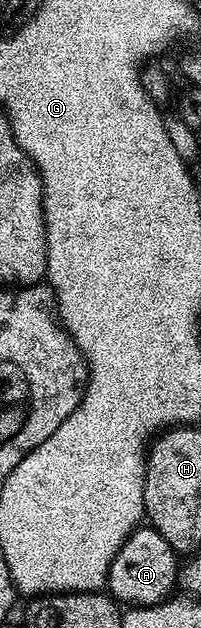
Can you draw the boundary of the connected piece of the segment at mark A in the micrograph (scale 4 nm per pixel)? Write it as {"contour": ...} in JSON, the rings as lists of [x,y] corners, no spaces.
{"contour":[[[139,526],[123,542],[119,554],[109,567],[107,588],[122,605],[148,606],[159,604],[179,584],[179,556],[174,552],[167,538],[152,526]]]}

